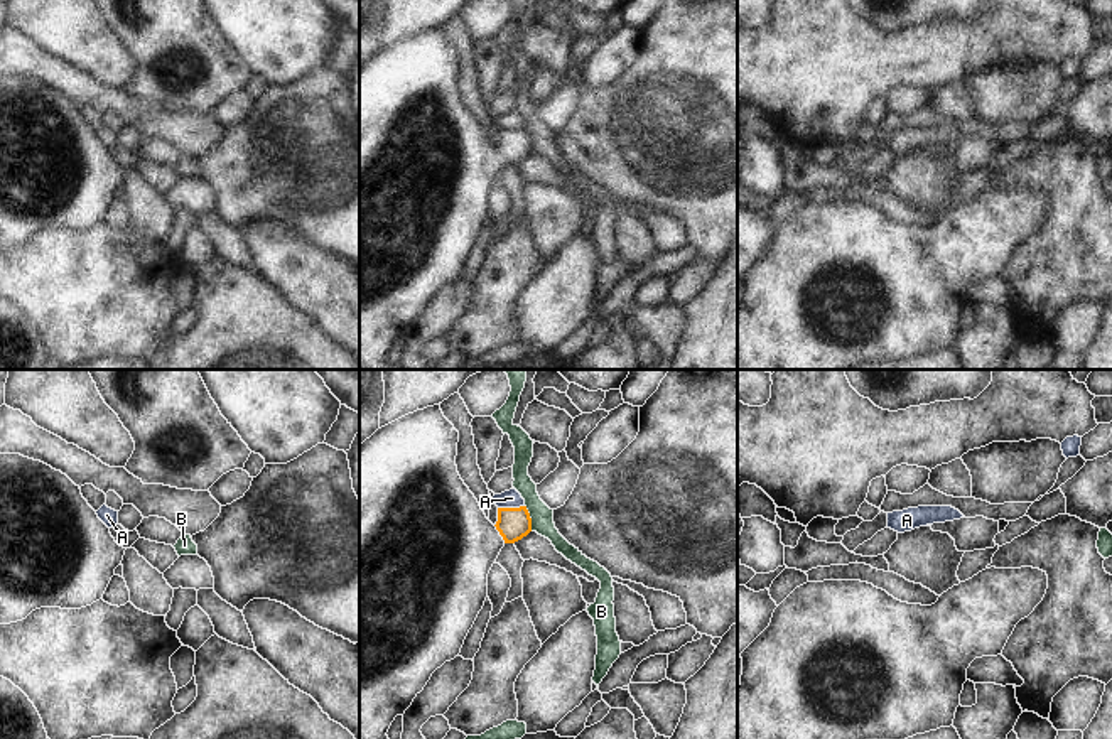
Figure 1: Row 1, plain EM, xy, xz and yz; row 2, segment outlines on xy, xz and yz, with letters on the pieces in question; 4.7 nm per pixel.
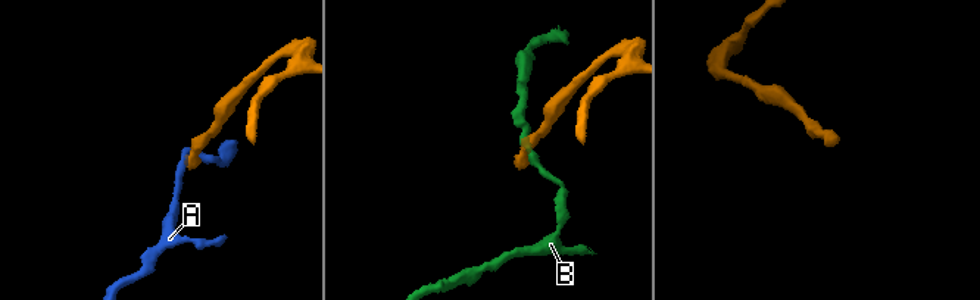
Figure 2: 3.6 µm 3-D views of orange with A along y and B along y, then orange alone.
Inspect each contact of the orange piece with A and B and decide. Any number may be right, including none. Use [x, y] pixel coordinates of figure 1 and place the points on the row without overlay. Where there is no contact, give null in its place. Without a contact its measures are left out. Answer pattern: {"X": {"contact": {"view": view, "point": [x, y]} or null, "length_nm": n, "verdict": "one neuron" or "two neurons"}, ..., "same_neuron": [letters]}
{"A": {"contact": {"view": "xz", "point": [510, 130]}, "length_nm": 130, "verdict": "two neurons"}, "B": {"contact": {"view": "xz", "point": [530, 140]}, "length_nm": 130, "verdict": "two neurons"}, "same_neuron": []}

